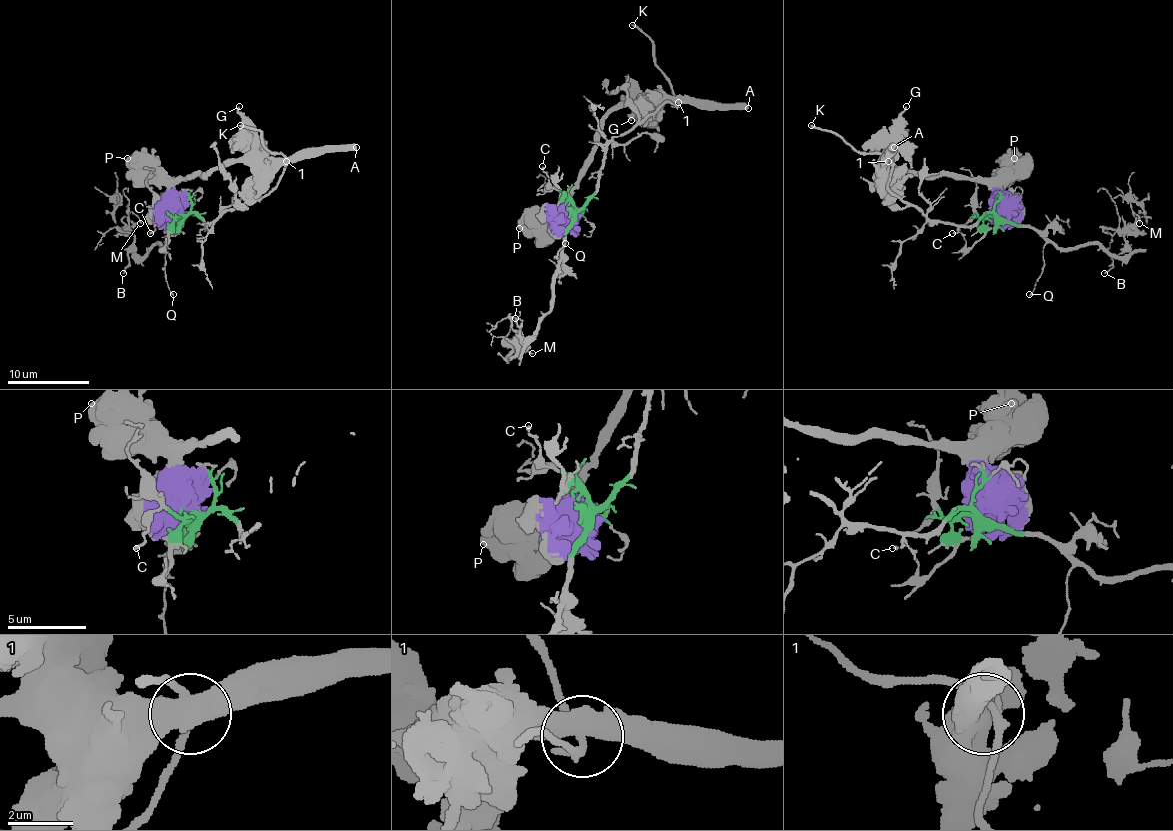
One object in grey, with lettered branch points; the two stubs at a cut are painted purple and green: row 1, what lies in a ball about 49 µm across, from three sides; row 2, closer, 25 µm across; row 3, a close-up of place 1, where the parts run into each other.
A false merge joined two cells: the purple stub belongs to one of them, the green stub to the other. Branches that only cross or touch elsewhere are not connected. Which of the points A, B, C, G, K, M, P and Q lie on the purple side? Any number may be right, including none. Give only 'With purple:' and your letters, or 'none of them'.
With purple: A, G, P

